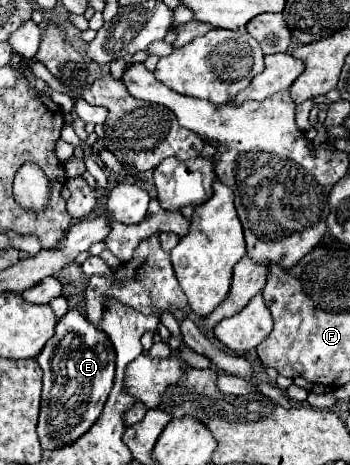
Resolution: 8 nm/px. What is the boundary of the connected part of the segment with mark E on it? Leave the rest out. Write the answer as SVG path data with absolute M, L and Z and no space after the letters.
M69 311L57 321L53 337L37 357L43 369L43 399L39 413L39 441L43 449L59 449L79 439L99 419L113 389L115 349L107 333L85 319L79 311Z

